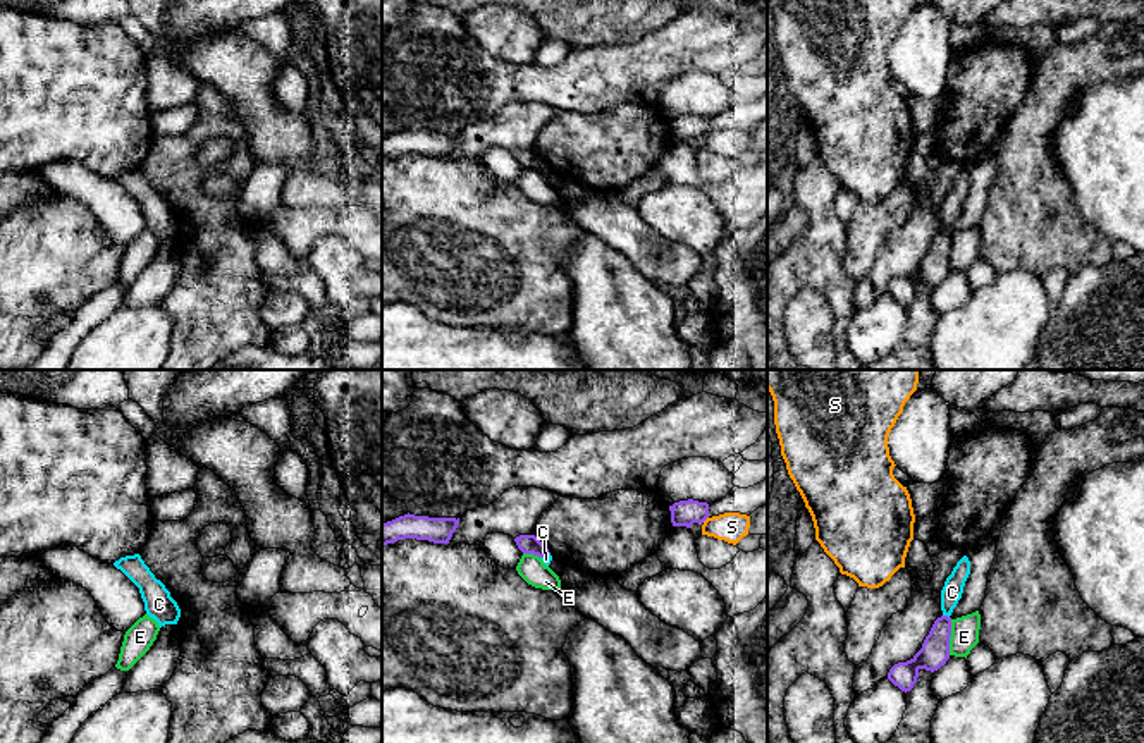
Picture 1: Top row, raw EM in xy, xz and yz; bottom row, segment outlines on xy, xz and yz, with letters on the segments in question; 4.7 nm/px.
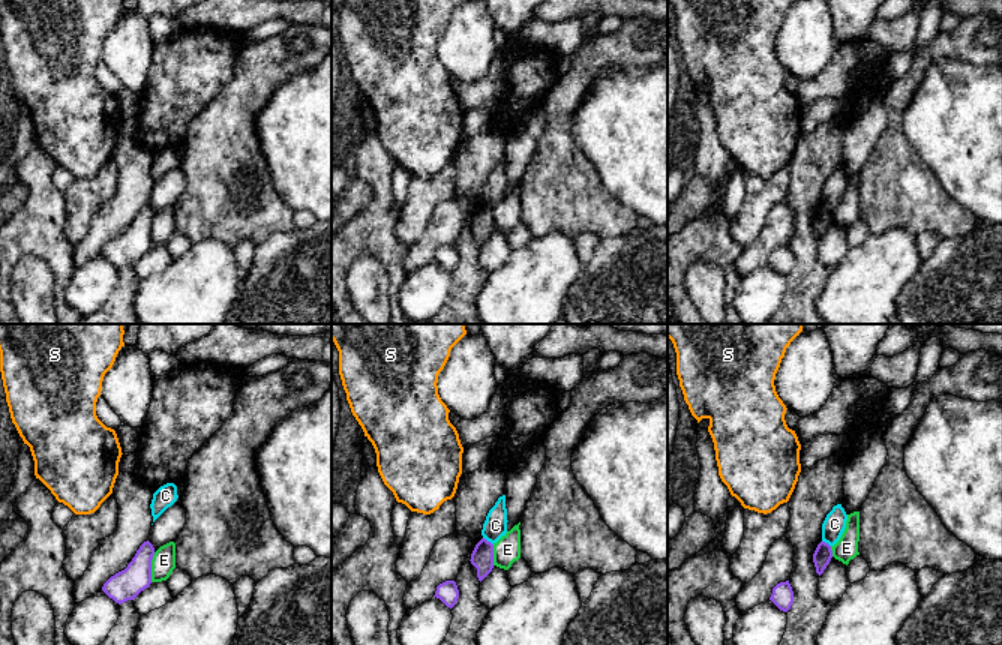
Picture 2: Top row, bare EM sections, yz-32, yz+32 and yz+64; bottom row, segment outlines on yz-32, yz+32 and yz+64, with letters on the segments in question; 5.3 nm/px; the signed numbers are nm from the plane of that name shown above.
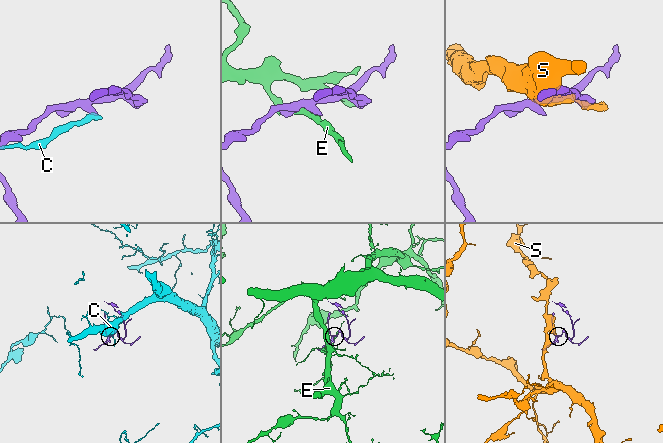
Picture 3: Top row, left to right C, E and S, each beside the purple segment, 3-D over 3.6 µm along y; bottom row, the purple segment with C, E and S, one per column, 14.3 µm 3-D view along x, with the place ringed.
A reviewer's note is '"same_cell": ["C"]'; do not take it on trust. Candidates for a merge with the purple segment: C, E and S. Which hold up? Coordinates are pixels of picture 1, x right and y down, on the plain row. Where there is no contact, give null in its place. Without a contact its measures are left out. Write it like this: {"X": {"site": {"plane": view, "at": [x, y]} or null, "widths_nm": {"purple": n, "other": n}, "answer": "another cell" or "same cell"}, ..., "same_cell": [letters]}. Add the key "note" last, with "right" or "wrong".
{"C": {"site": {"plane": "yz", "at": [947, 231]}, "widths_nm": {"purple": 140, "other": 100}, "answer": "another cell"}, "E": {"site": {"plane": "yz", "at": [950, 250]}, "widths_nm": {"purple": 140, "other": 130}, "answer": "another cell"}, "S": {"site": {"plane": "xz", "at": [704, 135]}, "widths_nm": {"purple": 120, "other": 140}, "answer": "another cell"}, "same_cell": [], "note": "wrong"}

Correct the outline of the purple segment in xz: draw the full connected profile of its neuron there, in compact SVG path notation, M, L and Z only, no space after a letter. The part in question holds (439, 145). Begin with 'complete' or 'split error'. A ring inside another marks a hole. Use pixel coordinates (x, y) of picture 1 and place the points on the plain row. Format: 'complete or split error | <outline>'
complete | M408 127L392 136L382 138L382 160L394 158L404 153L449 158L458 139L459 132L428 132Z

